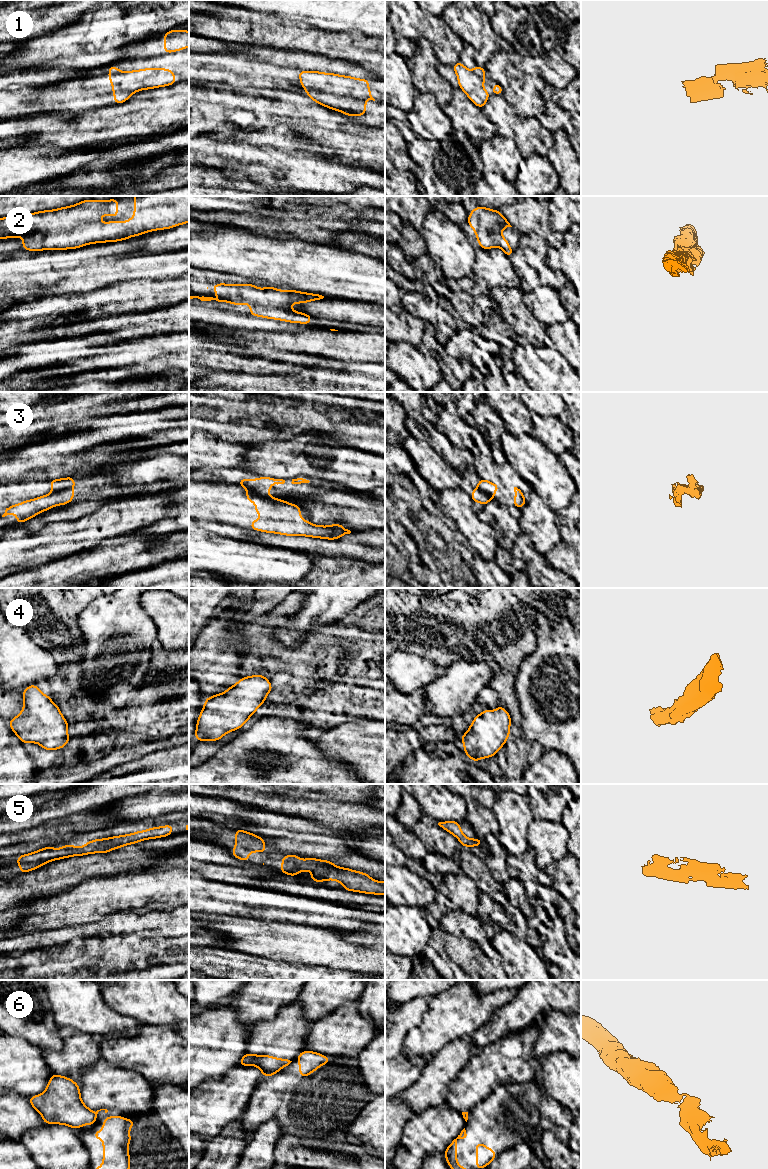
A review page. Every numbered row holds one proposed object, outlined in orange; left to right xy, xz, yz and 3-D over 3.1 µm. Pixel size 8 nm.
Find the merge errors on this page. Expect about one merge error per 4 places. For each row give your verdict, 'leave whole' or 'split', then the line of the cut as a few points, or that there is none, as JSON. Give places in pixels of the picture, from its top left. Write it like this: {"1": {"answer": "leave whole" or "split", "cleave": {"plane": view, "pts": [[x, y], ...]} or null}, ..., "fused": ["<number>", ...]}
{"1": {"answer": "leave whole", "cleave": null}, "2": {"answer": "leave whole", "cleave": null}, "3": {"answer": "split", "cleave": {"plane": "xy", "pts": [[72, 488], [52, 493]]}}, "4": {"answer": "leave whole", "cleave": null}, "5": {"answer": "leave whole", "cleave": null}, "6": {"answer": "split", "cleave": {"plane": "xy", "pts": [[95, 1112], [96, 1115]]}}, "fused": ["3", "6"]}

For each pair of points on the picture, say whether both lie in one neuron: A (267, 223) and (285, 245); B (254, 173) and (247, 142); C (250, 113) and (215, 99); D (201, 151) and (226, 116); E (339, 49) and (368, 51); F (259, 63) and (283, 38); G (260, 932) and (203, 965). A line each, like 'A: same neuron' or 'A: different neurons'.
A: different neurons
B: same neuron
C: same neuron
D: different neurons
E: same neuron
F: different neurons
G: different neurons

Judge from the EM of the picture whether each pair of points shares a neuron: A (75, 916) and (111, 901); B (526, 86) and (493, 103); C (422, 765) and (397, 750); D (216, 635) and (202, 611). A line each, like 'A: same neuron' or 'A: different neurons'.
A: same neuron
B: different neurons
C: different neurons
D: different neurons

